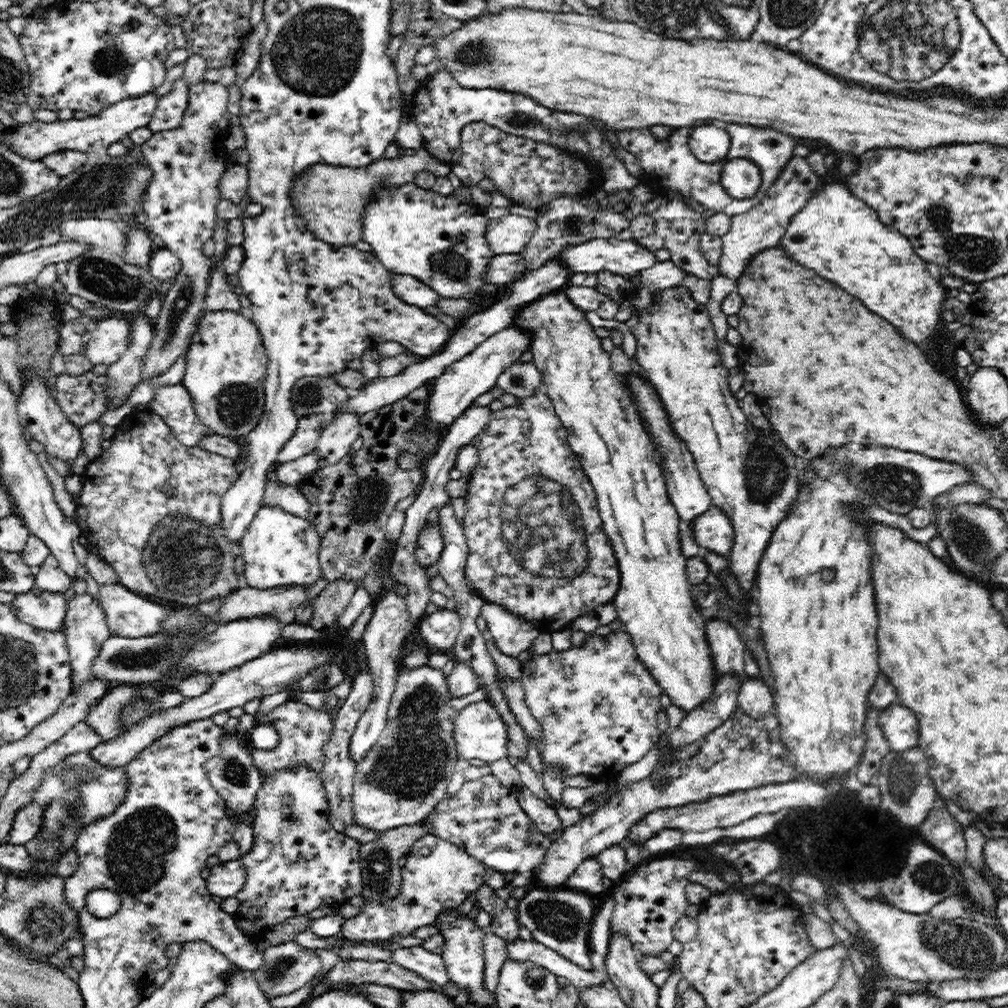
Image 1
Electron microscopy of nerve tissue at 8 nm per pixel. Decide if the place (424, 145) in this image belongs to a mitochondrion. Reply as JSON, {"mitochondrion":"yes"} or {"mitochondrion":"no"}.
{"mitochondrion":"no"}

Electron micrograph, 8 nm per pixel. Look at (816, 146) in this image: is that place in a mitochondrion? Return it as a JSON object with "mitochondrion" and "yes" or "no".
{"mitochondrion":"no"}

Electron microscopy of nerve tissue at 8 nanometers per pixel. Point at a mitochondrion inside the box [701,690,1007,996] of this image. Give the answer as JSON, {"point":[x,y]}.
{"point":[968,949]}

